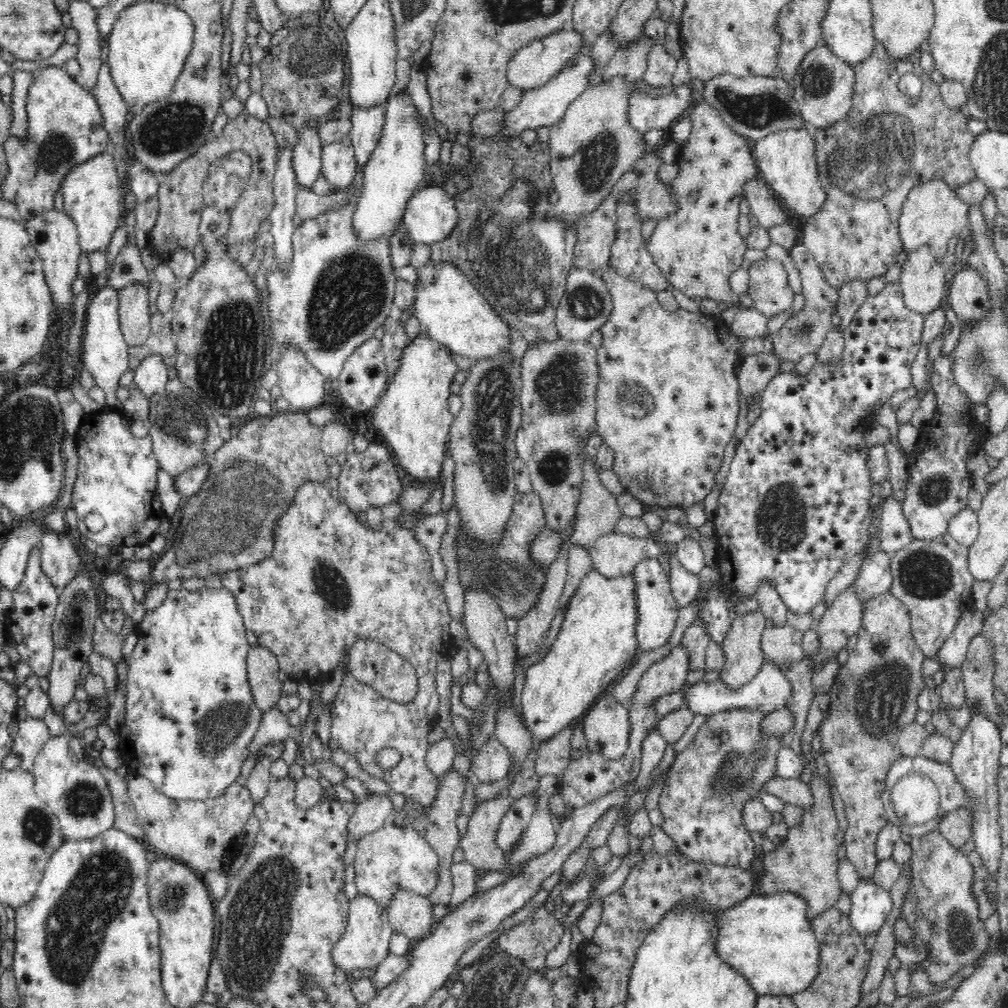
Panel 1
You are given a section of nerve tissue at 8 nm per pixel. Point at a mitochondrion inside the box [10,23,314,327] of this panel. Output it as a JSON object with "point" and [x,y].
{"point":[168,130]}

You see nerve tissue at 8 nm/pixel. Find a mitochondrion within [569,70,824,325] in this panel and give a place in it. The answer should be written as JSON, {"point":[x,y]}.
{"point":[753,110]}

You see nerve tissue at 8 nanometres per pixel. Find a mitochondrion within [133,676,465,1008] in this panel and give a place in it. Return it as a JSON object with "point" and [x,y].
{"point":[257,932]}

